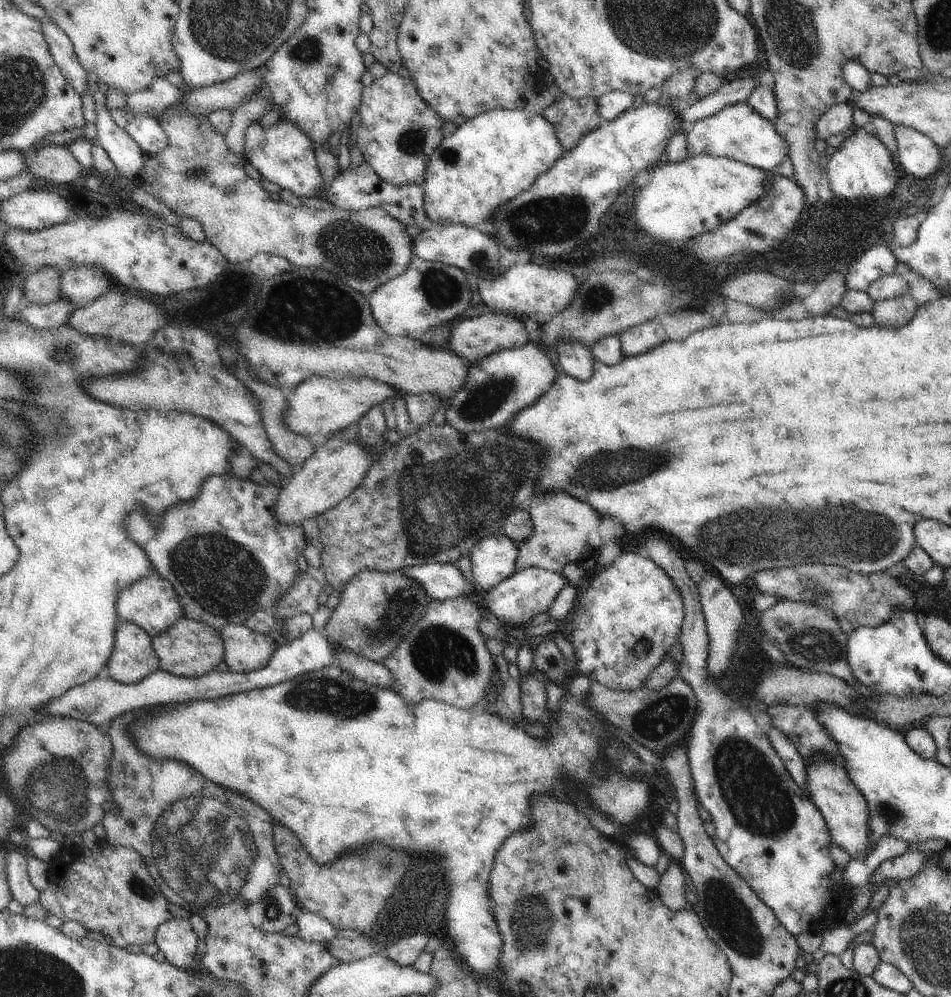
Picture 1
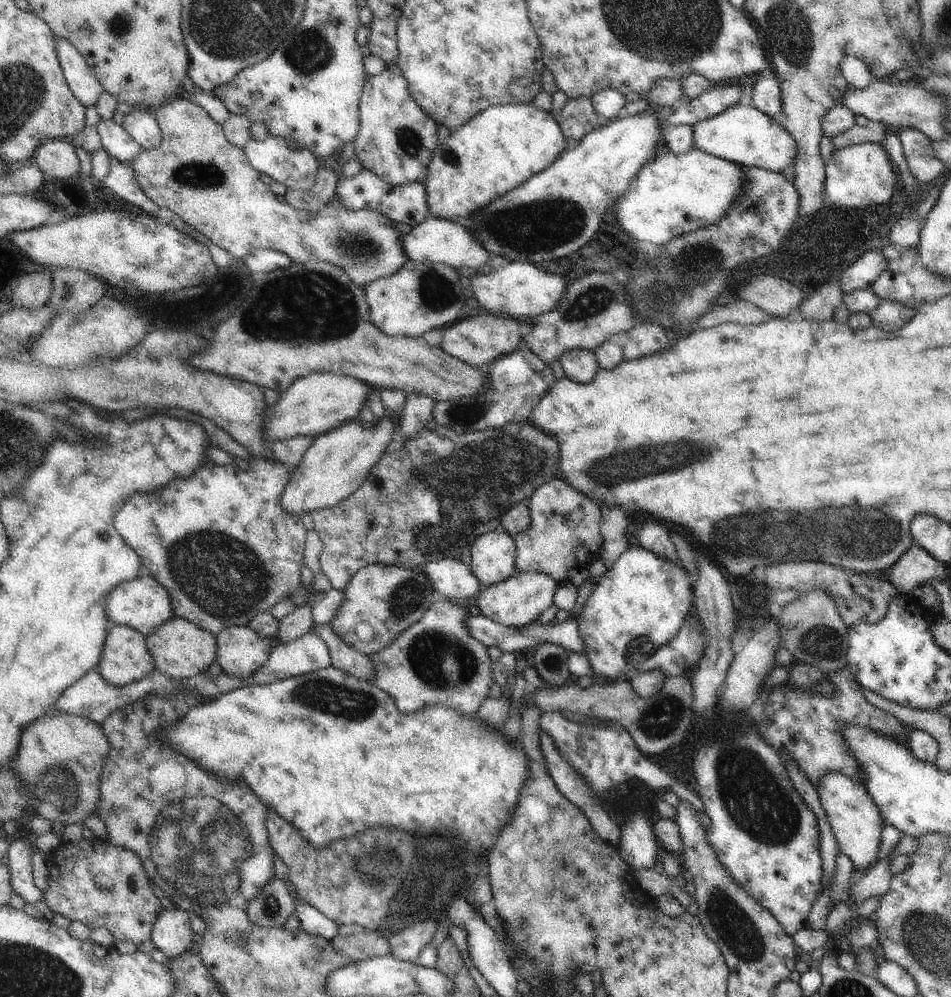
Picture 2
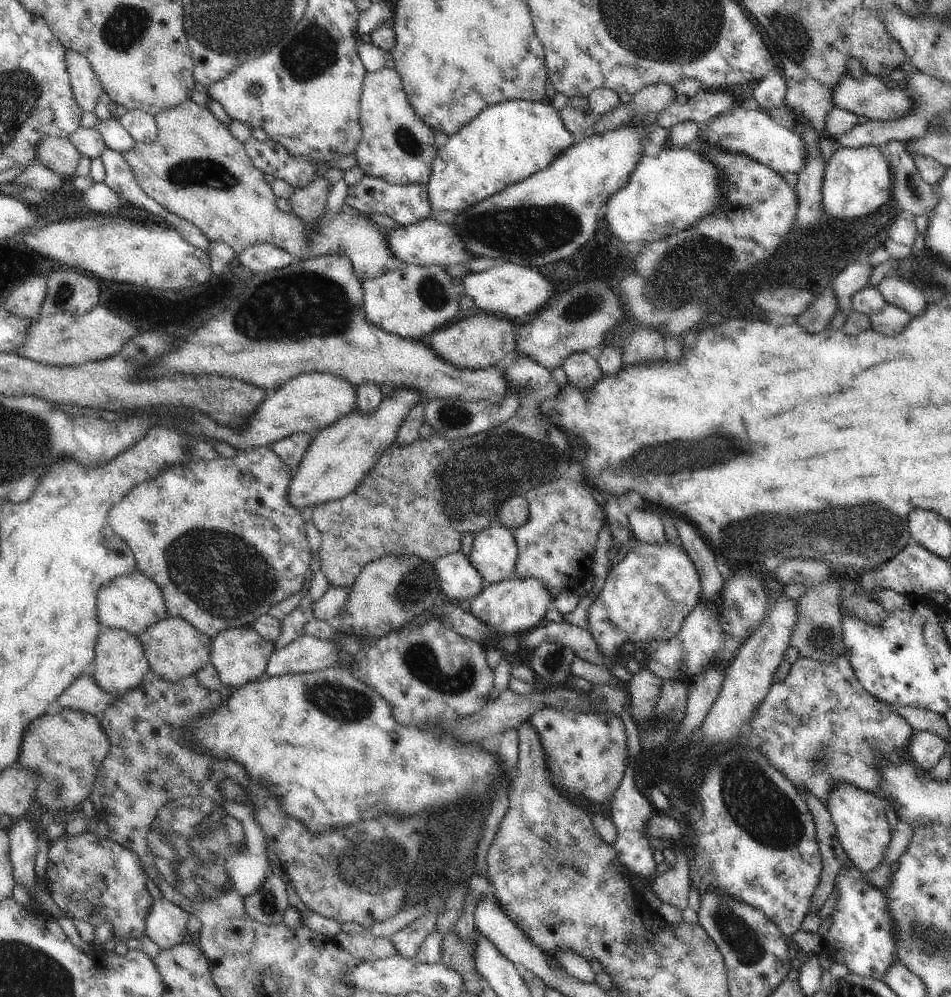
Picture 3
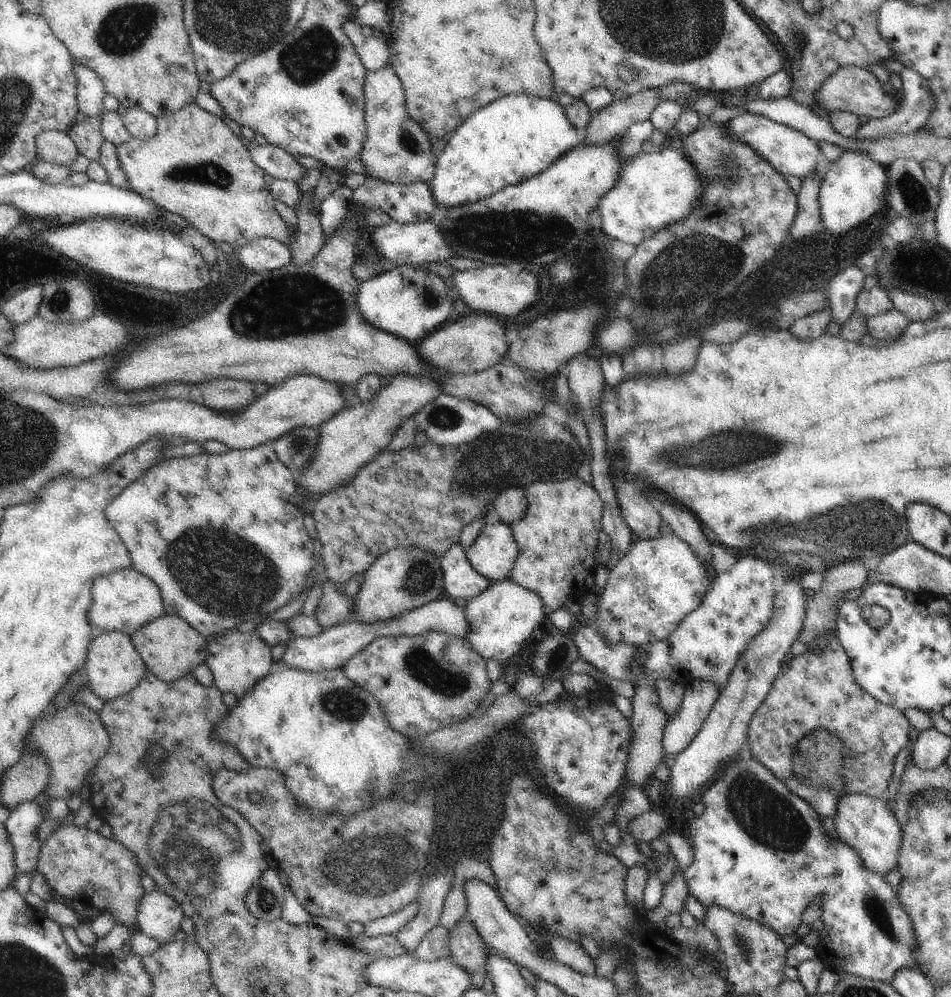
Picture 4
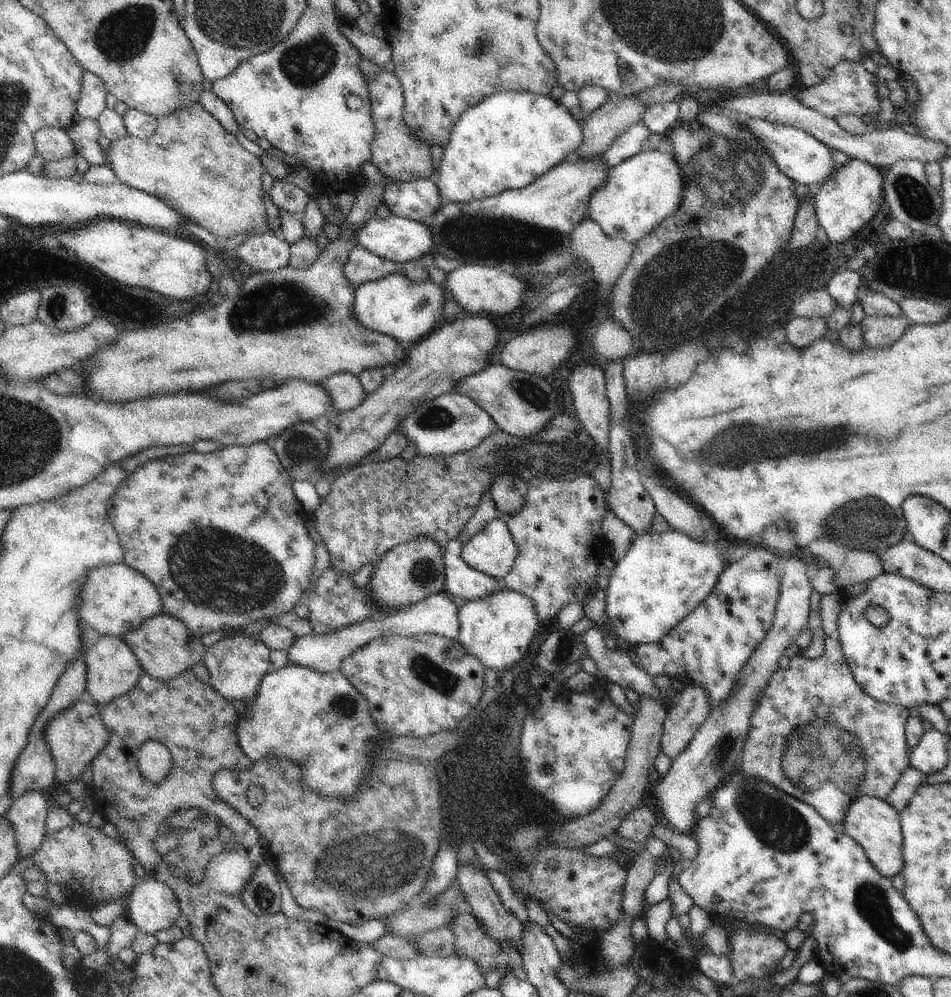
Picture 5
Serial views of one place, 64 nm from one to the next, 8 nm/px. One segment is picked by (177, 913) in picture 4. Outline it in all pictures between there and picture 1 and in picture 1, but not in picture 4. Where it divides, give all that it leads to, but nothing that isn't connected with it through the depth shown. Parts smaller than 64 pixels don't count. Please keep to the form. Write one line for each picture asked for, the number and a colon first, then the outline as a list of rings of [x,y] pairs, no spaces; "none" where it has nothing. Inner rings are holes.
1: [[[167,920],[157,928],[155,944],[159,952],[163,952],[165,962],[177,970],[189,970],[193,966],[193,956],[201,950],[201,942],[191,930],[189,920]]]
2: [[[173,908],[171,912],[169,910],[163,910],[155,922],[155,932],[153,932],[153,946],[157,950],[163,952],[163,956],[167,958],[167,962],[173,962],[181,956],[185,956],[191,948],[191,942],[195,942],[197,936],[191,932],[191,926],[189,926],[189,916],[187,916],[187,910],[177,910]]]
3: [[[155,900],[153,914],[149,916],[149,938],[151,942],[161,950],[167,952],[175,946],[183,944],[183,936],[187,934],[185,924],[187,924],[189,914],[181,908],[175,906],[169,900]]]

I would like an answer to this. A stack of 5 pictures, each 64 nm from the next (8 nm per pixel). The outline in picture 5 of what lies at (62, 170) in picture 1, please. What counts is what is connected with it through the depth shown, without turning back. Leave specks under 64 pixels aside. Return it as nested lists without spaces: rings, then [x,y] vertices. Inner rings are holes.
[[[41,128],[41,132],[37,132],[37,152],[47,160],[47,164],[79,154],[77,142],[73,142],[69,130],[61,128]]]

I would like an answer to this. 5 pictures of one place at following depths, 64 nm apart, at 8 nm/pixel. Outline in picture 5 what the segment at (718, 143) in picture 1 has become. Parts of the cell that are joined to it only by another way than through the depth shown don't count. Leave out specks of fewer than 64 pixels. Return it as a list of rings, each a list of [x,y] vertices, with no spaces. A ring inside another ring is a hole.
[[[747,118],[743,122],[745,130],[749,130],[753,134],[755,140],[759,140],[763,144],[763,148],[769,154],[769,160],[793,182],[799,186],[807,186],[807,188],[819,188],[827,176],[835,170],[835,160],[831,156],[831,148],[819,140],[815,140],[809,132],[799,130],[799,128],[791,128],[787,124],[771,124],[767,120],[759,120],[759,118]]]

